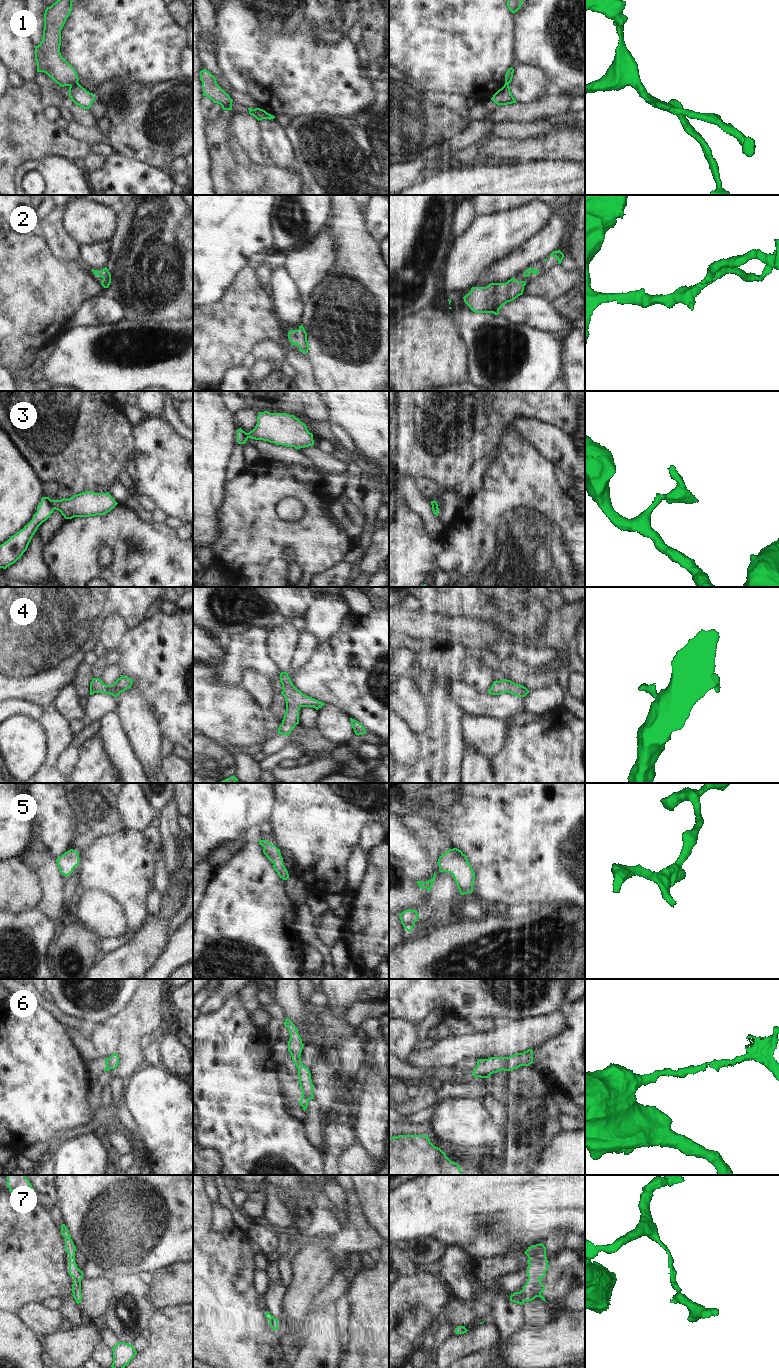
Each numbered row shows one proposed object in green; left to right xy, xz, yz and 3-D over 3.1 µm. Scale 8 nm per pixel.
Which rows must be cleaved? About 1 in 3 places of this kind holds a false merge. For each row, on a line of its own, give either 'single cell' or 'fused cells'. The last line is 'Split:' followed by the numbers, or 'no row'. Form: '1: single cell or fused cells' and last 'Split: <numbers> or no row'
1: fused cells
2: single cell
3: fused cells
4: single cell
5: single cell
6: fused cells
7: single cell
Split: 1, 3, 6

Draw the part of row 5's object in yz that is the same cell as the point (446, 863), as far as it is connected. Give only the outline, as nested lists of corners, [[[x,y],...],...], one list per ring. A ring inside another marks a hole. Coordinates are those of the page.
[[[449,849],[439,857],[437,863],[440,872],[453,875],[461,895],[473,892],[475,874],[467,856],[461,850]]]

